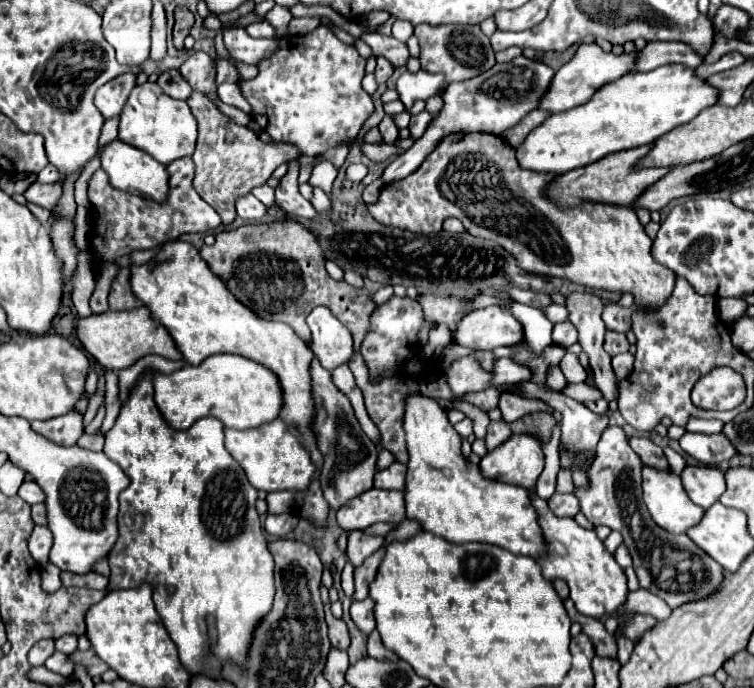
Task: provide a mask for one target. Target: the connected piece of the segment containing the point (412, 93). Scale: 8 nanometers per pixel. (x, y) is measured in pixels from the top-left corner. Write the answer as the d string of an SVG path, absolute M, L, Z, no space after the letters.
M419 70L417 74L405 72L397 80L399 98L401 98L401 102L405 104L407 110L413 106L415 100L427 100L431 96L443 94L445 88L447 88L445 78L441 78L441 74L429 74L425 70Z

